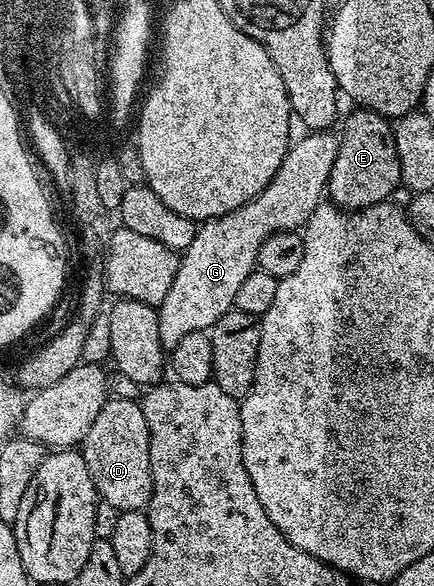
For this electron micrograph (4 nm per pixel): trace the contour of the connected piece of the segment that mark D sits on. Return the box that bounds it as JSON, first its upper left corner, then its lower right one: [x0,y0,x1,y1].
[79,399,153,513]

